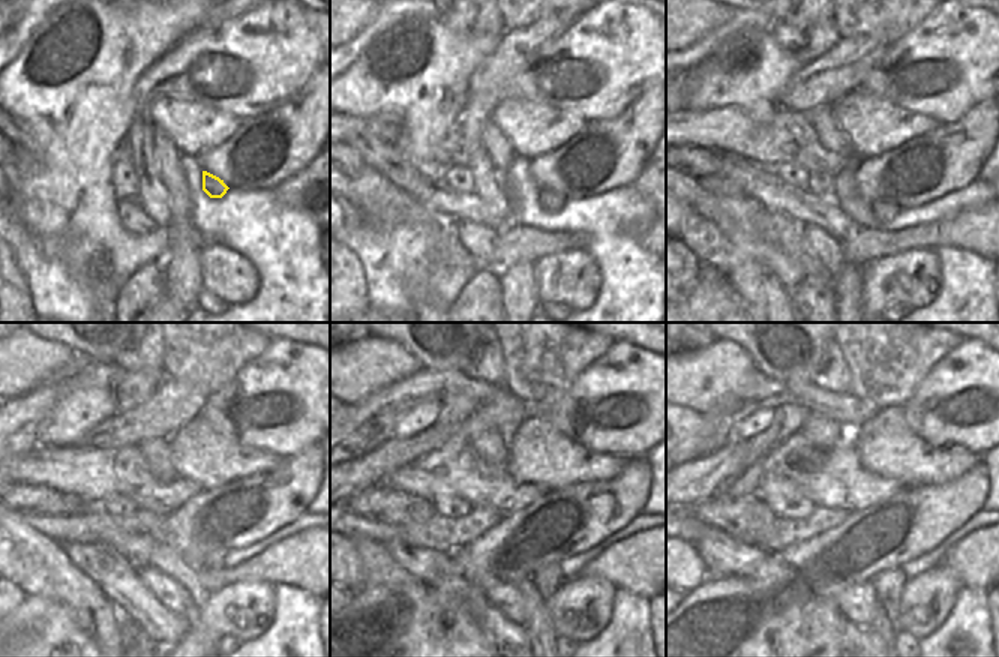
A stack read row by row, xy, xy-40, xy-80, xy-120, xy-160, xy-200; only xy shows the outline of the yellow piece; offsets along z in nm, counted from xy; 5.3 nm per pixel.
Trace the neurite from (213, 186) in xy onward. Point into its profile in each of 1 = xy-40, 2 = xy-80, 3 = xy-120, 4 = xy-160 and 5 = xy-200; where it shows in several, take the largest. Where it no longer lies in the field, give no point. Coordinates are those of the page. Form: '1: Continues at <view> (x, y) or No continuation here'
1: Continues at xy-40 (551, 201)
2: Continues at xy-80 (884, 210)
3: Continues at xy-120 (215, 561)
4: Continues at xy-160 (549, 578)
5: Continues at xy-200 (888, 585).

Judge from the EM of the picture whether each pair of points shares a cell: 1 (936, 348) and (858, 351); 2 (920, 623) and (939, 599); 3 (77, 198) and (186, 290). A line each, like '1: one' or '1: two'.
1: one
2: one
3: two

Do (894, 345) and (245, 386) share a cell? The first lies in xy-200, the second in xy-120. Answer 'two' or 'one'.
two

